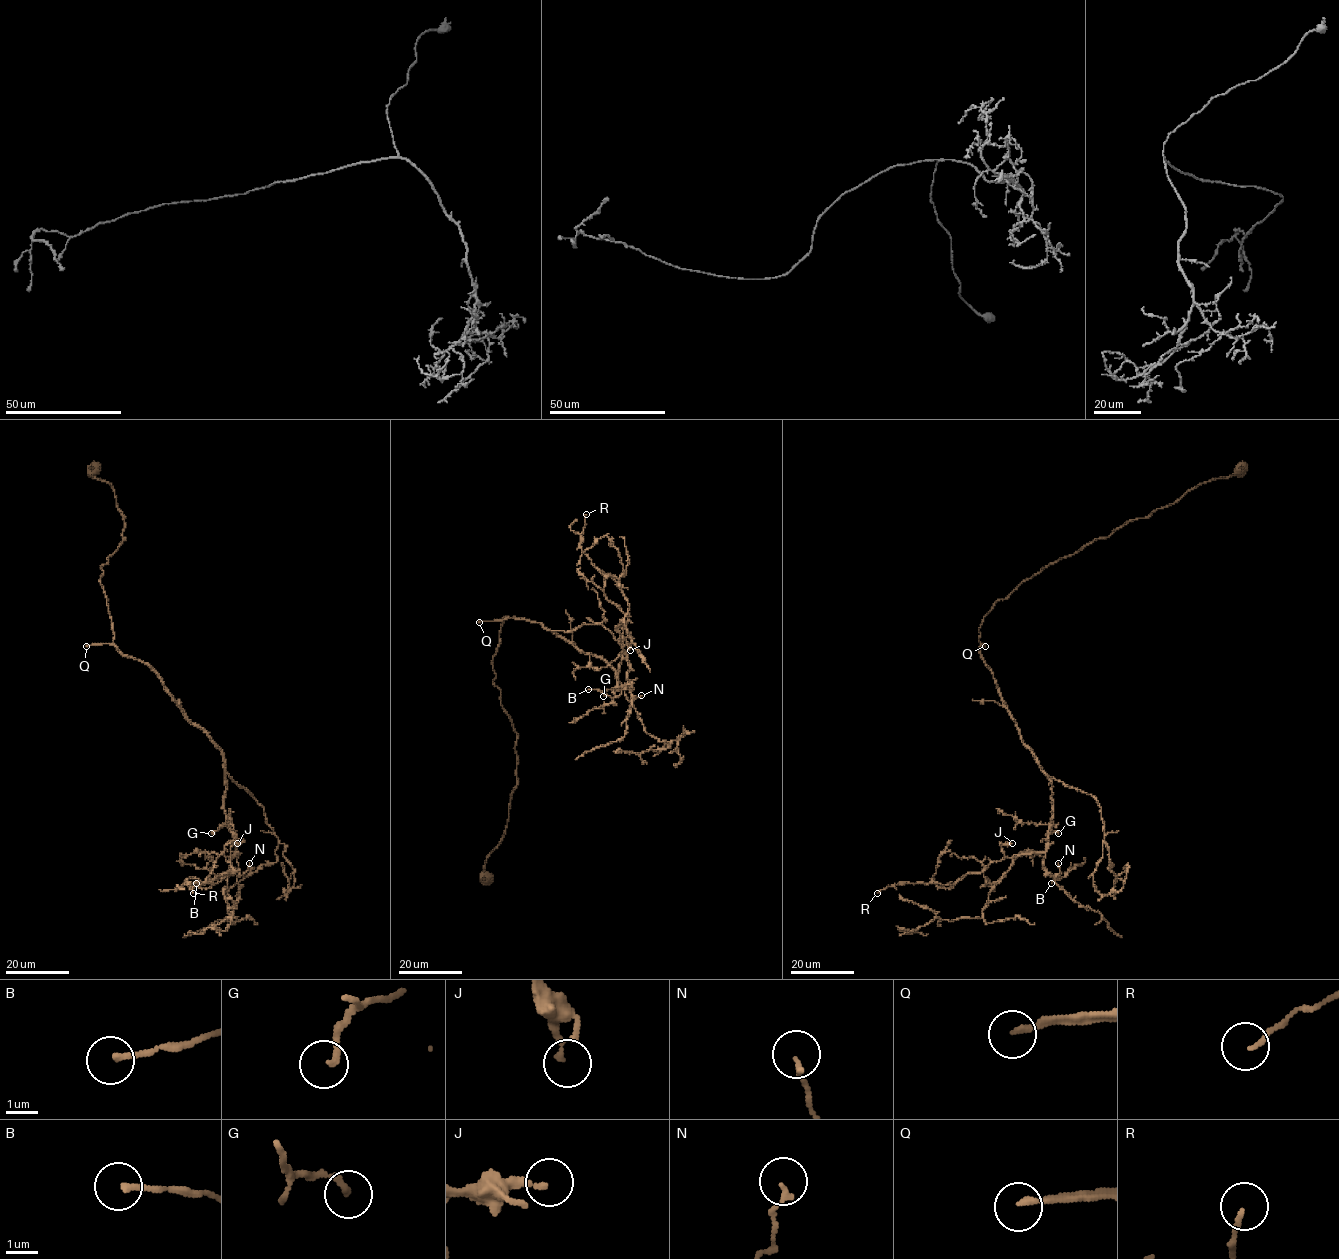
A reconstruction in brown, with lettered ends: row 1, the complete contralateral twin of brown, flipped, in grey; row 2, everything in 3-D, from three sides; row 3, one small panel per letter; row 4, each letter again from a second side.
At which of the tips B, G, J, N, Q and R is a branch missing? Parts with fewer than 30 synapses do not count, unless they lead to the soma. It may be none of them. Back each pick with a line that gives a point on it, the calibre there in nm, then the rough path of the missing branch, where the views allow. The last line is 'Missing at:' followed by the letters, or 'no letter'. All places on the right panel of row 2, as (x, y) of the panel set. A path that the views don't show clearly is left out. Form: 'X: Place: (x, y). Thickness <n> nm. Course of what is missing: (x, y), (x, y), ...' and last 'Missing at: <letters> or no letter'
Q: Place: (985, 646). Thickness 170 nm. Course of what is missing: (985, 646), (1062, 702), (1125, 705), (1153, 724), (1135, 757), (1115, 772), (1070, 782), (1048, 799), (1018, 790)
Missing at: Q

